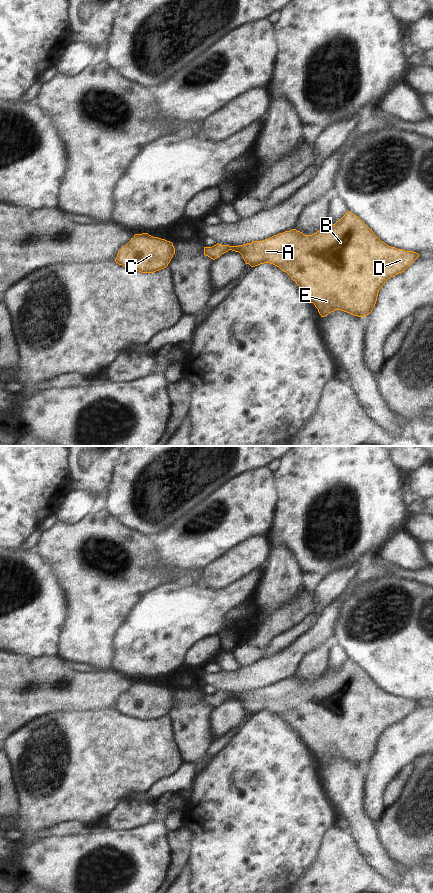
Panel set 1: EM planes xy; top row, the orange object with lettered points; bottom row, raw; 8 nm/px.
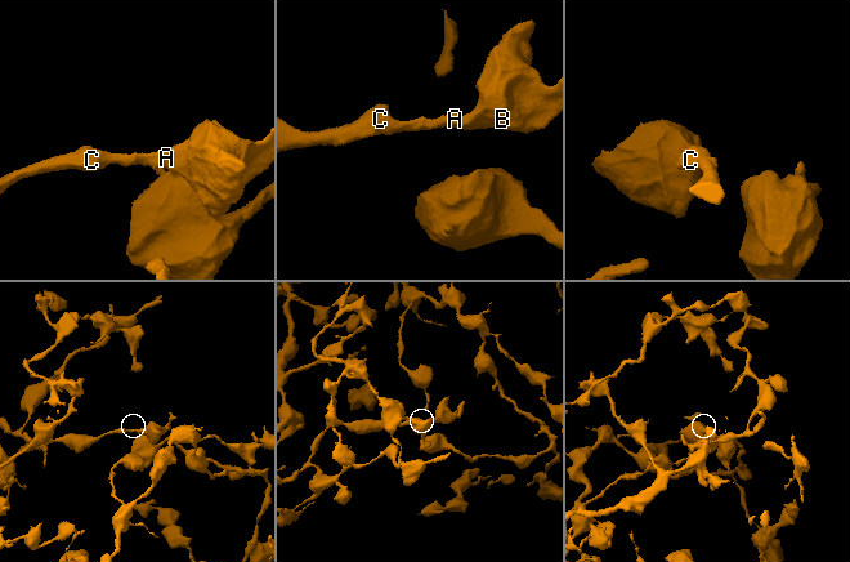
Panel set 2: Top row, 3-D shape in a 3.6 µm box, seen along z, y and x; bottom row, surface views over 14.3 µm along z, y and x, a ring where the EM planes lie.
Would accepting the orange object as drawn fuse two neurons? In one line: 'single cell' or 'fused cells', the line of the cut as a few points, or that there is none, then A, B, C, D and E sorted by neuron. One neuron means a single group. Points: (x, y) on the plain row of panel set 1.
single cell; no cut; A B C D E

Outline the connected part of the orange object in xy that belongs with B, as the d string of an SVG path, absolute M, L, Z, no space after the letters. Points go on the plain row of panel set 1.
M350 659L335 672L327 669L322 677L312 683L292 677L239 694L217 691L204 695L204 703L215 708L229 698L239 700L251 715L269 711L286 720L306 742L306 747L315 753L321 765L335 758L366 765L375 755L378 740L385 730L404 720L419 705L416 700L387 693Z

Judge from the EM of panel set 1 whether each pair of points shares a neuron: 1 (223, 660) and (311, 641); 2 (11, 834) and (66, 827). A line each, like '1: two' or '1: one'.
1: two
2: one

